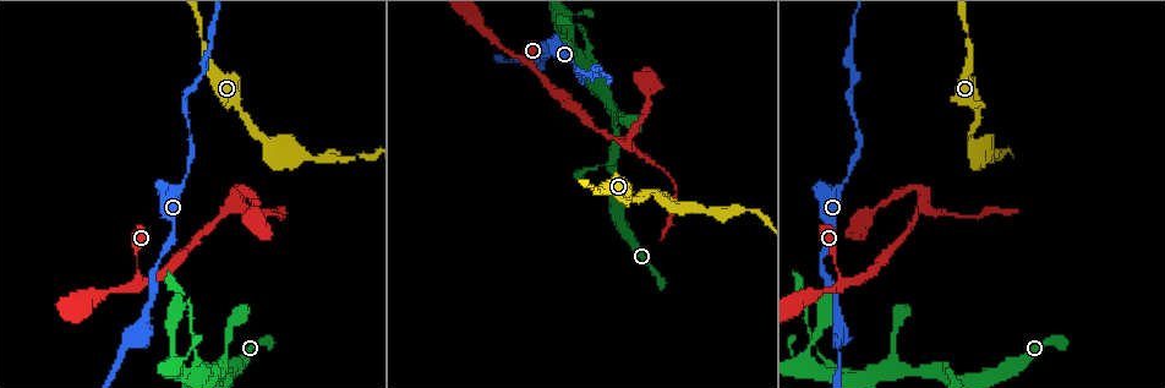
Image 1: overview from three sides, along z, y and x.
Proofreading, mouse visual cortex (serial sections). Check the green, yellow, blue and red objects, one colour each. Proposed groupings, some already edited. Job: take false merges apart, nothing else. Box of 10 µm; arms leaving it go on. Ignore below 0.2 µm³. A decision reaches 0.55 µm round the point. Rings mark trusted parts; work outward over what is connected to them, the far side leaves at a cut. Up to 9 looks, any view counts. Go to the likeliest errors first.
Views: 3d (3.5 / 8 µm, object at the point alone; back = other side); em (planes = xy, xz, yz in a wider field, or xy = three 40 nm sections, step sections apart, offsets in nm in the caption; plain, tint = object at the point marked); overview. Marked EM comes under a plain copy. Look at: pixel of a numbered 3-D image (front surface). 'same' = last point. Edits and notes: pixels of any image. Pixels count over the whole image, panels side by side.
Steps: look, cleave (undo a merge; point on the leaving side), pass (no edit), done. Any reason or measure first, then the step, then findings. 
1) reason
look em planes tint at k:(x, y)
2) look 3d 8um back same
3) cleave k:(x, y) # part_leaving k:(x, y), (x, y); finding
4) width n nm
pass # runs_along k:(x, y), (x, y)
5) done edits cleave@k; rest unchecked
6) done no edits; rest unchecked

narrows sharply
look 3d 3.5um at 1:(137, 283)

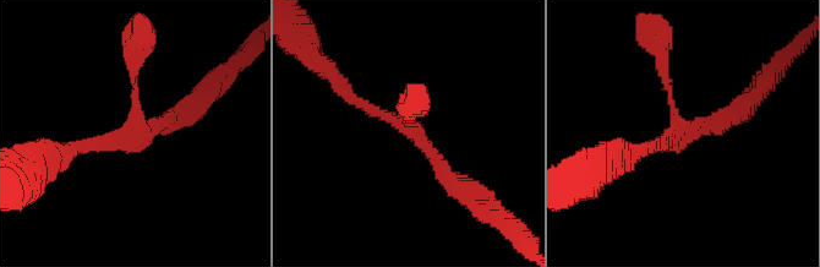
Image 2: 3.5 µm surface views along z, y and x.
look em xy step 1 tint at 2:(682, 125)

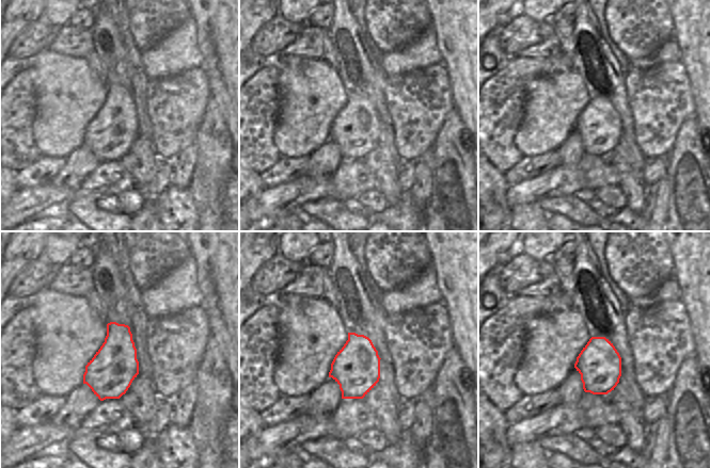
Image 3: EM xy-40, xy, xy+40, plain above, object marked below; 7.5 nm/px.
pass # runs_along 2:(659, 47), (684, 130), (741, 110); one cell here

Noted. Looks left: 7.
narrows sharply
look 3d 3.5um at 1:(187, 171)

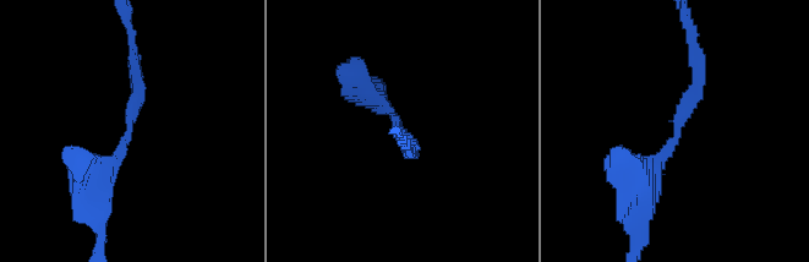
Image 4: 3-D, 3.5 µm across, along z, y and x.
shape alone is not enough
look em xy step 1 tint at 4:(126, 127)

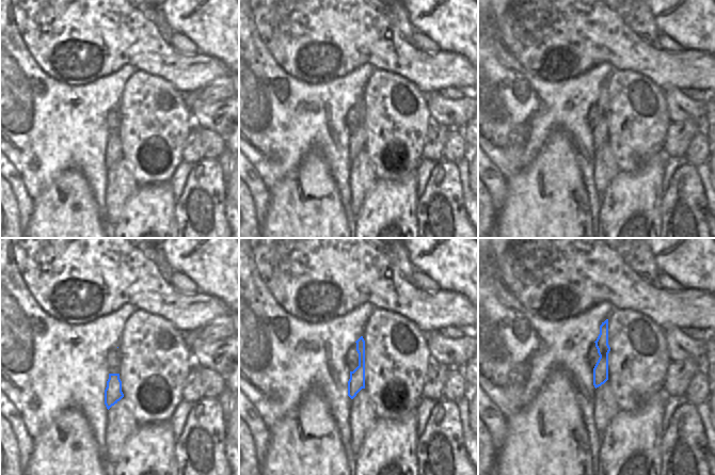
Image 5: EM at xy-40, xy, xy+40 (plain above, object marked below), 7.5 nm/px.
look em planes tint same

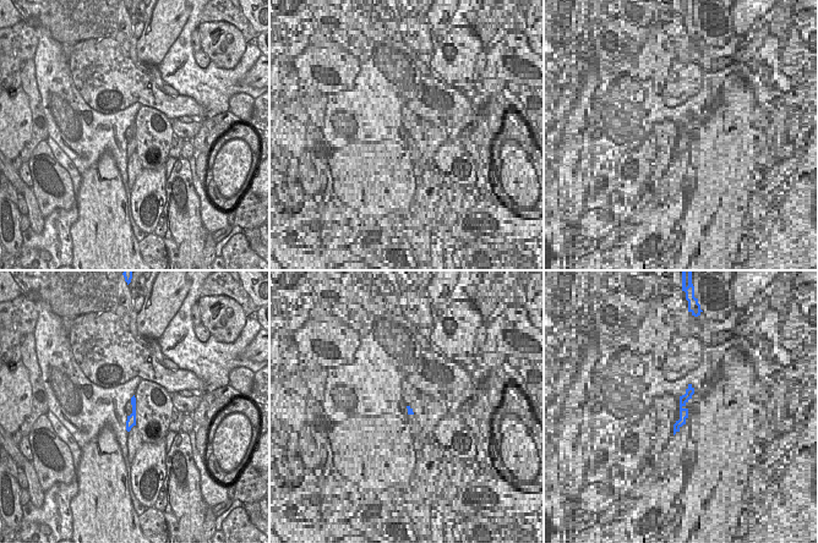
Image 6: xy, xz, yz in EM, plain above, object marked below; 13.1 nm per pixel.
arm_widths 200, 300 nm
pass # all the same cell

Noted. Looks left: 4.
three arms meet
look 3d 8um at 1:(596, 166)

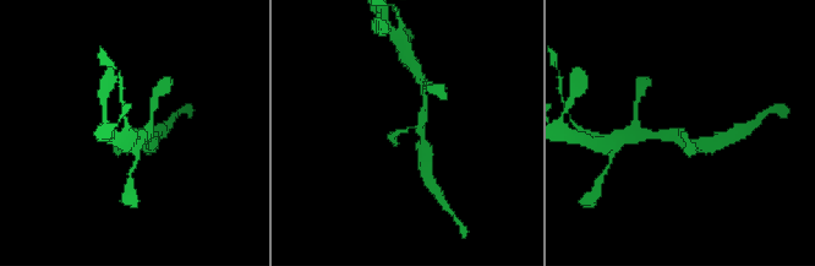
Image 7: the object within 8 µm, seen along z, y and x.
look 3d 3.5um same

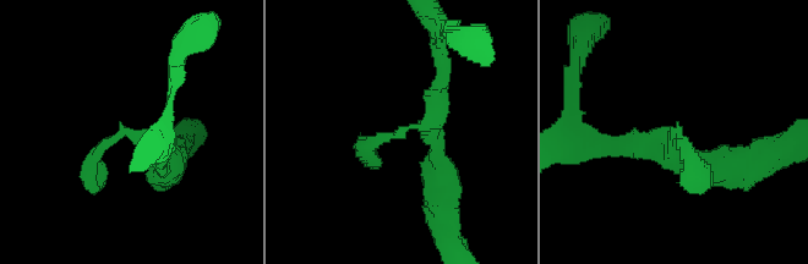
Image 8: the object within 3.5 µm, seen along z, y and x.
shape alone is not enough
look em xy step 2 tint at 8:(130, 136)

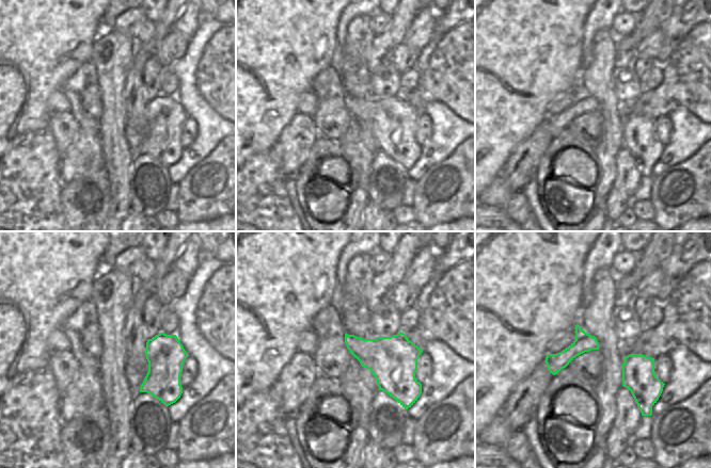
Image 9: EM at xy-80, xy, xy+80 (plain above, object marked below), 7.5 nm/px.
arm_widths 200, 250, 250 nm
pass # all the same cell

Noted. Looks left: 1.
done no edits; rest unchecked

